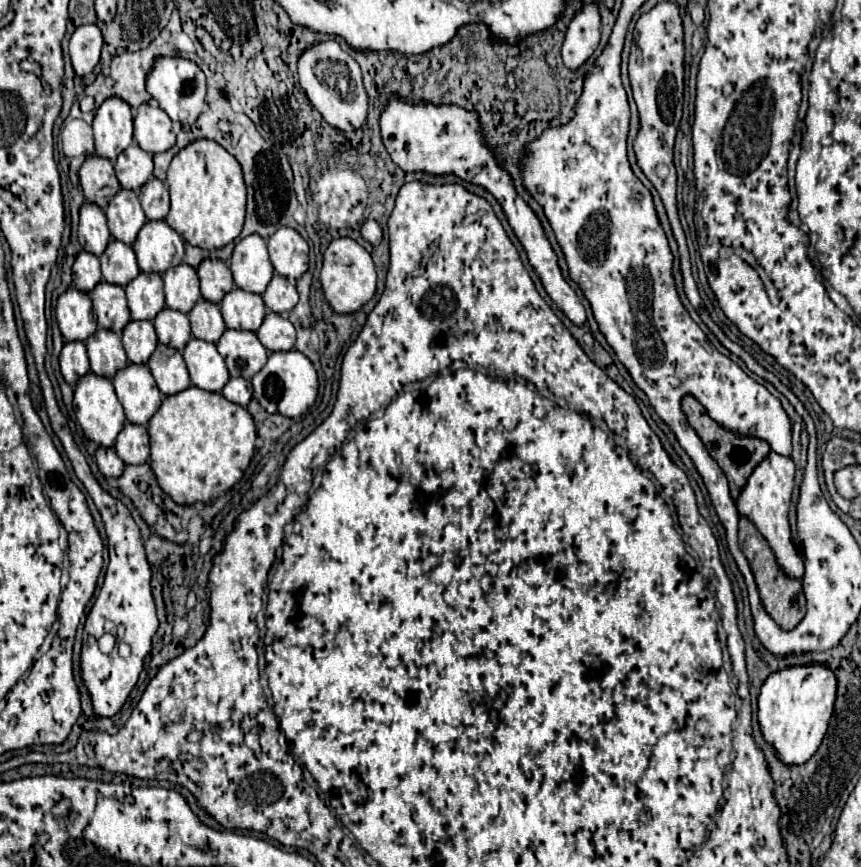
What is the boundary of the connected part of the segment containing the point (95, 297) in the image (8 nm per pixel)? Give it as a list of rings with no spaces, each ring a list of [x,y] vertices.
[[[103,280],[103,282],[99,282],[99,288],[95,288],[95,292],[89,292],[89,296],[93,300],[97,324],[101,328],[121,334],[125,324],[131,320],[123,286],[107,284]]]

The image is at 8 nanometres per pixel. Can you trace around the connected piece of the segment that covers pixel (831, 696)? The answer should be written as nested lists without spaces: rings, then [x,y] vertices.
[[[825,664],[789,666],[769,674],[759,694],[759,724],[767,742],[771,742],[785,764],[803,764],[819,748],[831,712],[835,708],[837,676]]]

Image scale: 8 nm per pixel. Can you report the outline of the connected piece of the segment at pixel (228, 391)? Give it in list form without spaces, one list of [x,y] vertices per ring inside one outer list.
[[[229,378],[229,382],[223,386],[223,396],[229,402],[247,406],[251,400],[251,382],[247,378]]]

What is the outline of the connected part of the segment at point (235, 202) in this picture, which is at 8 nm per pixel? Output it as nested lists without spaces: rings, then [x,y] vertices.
[[[215,140],[187,144],[173,156],[165,182],[171,194],[171,210],[165,220],[185,242],[211,250],[233,242],[241,234],[247,190],[239,162],[221,144],[215,144]]]

